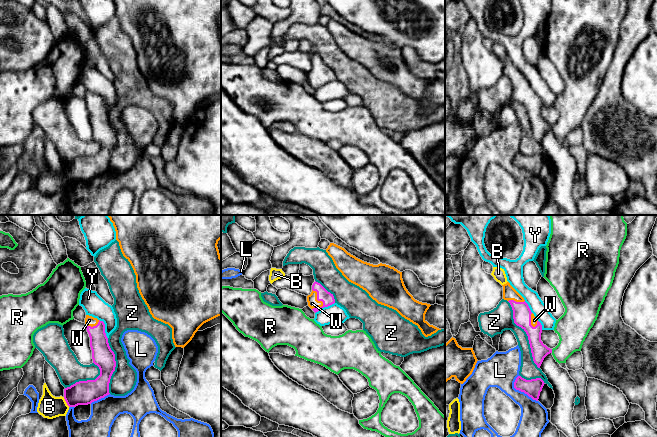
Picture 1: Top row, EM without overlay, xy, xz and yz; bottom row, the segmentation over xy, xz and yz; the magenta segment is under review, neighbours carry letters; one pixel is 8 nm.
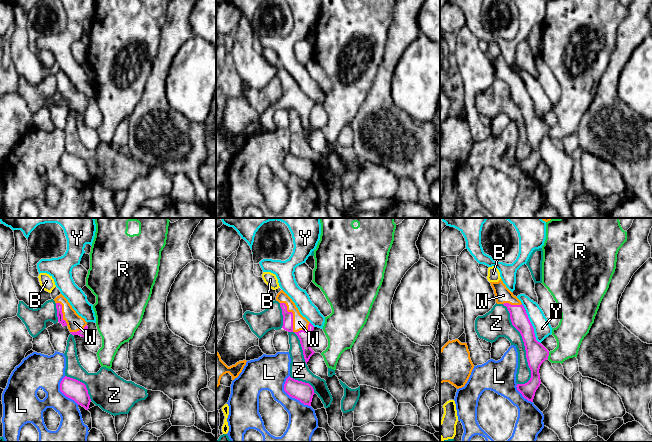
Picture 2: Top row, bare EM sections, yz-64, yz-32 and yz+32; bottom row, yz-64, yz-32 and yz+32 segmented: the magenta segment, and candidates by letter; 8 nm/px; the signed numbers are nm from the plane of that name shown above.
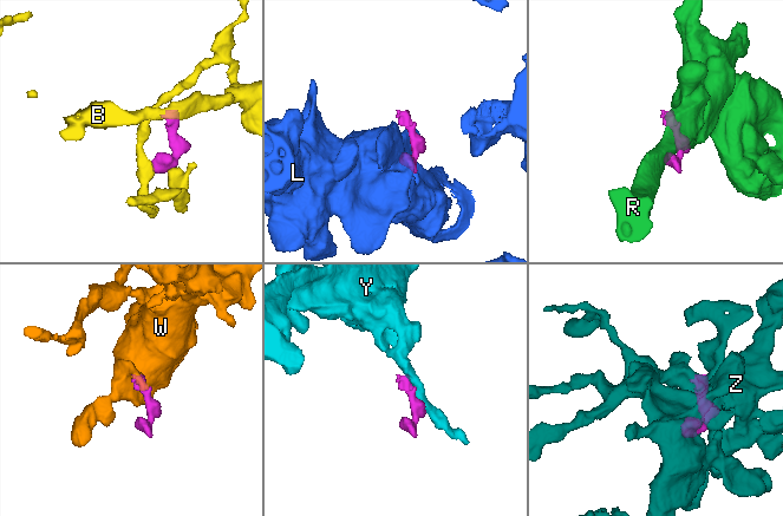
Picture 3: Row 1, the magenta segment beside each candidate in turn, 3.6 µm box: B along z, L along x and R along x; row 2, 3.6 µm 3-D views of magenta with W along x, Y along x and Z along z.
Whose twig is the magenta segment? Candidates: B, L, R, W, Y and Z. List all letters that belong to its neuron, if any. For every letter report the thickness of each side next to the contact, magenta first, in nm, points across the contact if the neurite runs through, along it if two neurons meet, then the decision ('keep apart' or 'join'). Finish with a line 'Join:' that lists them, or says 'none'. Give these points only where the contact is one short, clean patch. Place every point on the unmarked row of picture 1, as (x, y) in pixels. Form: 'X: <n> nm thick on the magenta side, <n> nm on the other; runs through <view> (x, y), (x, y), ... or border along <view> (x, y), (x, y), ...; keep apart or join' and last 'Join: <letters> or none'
B: 190 nm thick on the magenta side, 190 nm on the other; border along xy (63, 173), (69, 182); keep apart
L: 140 nm thick on the magenta side, 280 nm on the other; border along yz (518, 151), (514, 158), (514, 163), (537, 177); keep apart
R: 130 nm thick on the magenta side, 260 nm on the other; border along yz (551, 125), (552, 128); keep apart
W: 100 nm thick on the magenta side, 80 nm on the other; runs through xz (327, 74), (317, 75), (312, 76); join
Y: 170 nm thick on the magenta side, 170 nm on the other; keep apart
Z: 140 nm thick on the magenta side, 200 nm on the other; keep apart
Join: W

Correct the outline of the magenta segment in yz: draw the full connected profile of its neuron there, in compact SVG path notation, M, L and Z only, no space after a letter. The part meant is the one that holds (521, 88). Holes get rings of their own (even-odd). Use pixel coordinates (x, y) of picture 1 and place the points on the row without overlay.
M510 61L503 62L503 75L507 76L513 86L514 99L527 110L534 139L540 144L544 134L552 129L541 117L542 101L531 88L524 74Z

